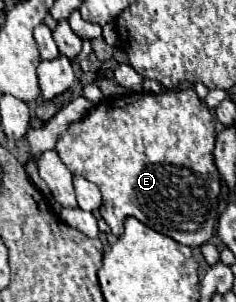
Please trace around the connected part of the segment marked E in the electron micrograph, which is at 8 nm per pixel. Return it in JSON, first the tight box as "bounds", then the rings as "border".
{"bounds":[54,84,220,248],"border":[[[182,84],[166,94],[128,94],[96,104],[84,118],[72,122],[58,138],[54,152],[74,176],[94,182],[102,192],[102,218],[114,236],[124,234],[124,218],[134,216],[142,224],[198,248],[214,234],[220,214],[220,176],[214,164],[216,118],[196,96],[194,86]]]}

